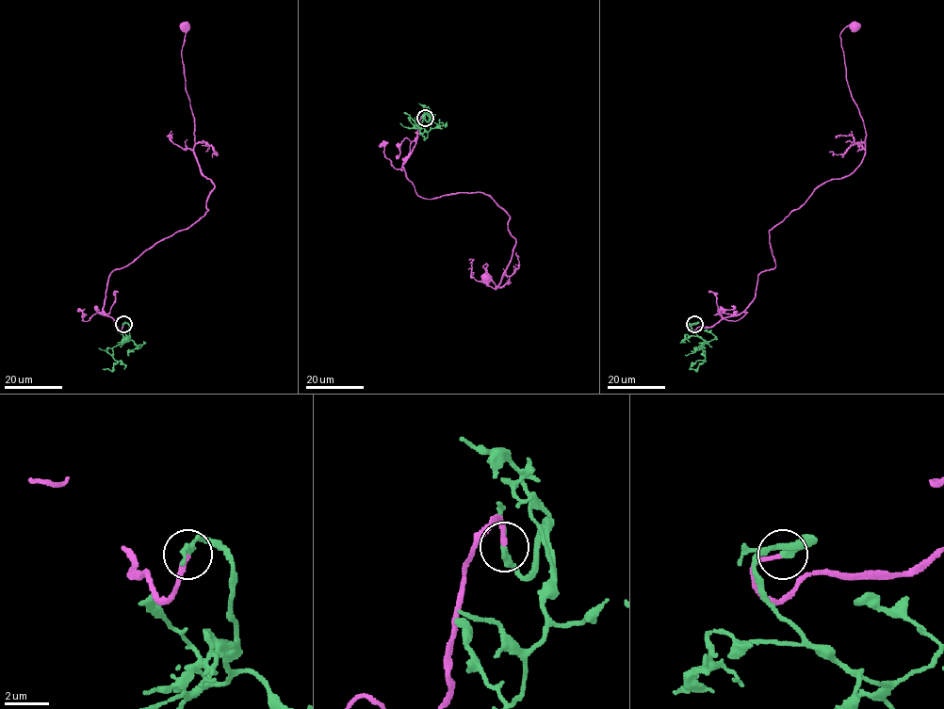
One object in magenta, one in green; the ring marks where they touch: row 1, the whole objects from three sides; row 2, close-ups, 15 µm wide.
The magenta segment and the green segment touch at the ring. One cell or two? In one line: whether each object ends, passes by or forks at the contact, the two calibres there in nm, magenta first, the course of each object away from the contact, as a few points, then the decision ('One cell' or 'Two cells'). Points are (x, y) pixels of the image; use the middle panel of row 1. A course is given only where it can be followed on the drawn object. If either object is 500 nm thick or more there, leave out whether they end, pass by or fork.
At the ring magenta ends. At the ring green passes by. Thickness 220 nm (magenta) against 260 nm. Course of magenta: (424, 118), (402, 166), (415, 192), (481, 192), (509, 215), (511, 262), (496, 289), (486, 263), (485, 278). Course of green: (424, 118), (428, 121), (431, 114), (427, 132), (414, 125), (415, 128), (418, 125), (404, 112). One cell

